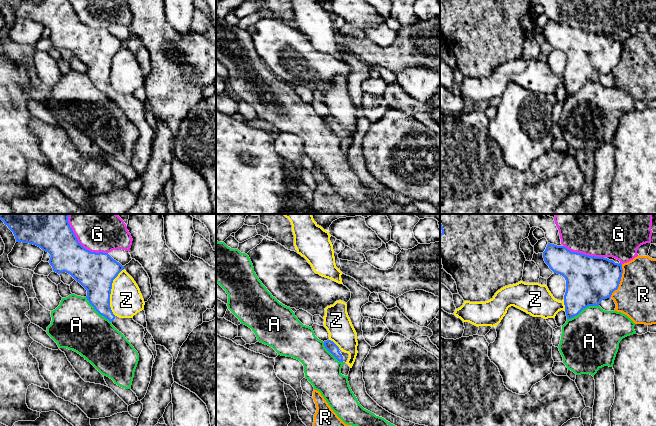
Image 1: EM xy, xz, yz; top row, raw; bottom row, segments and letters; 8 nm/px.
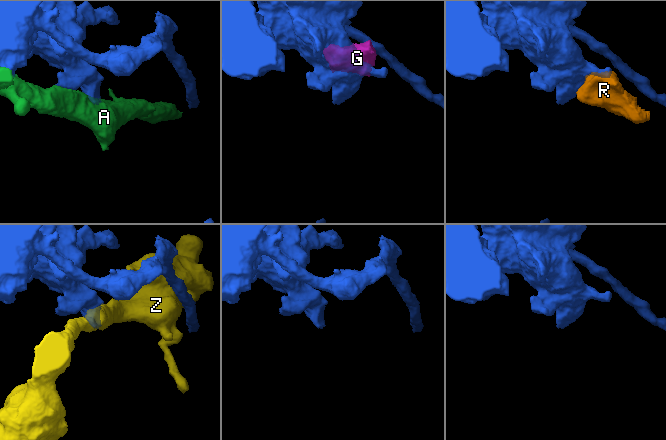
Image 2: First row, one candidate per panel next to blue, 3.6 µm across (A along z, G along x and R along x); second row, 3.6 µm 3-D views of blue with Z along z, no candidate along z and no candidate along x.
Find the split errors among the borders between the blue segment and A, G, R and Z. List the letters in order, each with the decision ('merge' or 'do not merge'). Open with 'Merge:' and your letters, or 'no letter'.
Merge: no letter
A: do not merge
G: do not merge
R: do not merge
Z: do not merge

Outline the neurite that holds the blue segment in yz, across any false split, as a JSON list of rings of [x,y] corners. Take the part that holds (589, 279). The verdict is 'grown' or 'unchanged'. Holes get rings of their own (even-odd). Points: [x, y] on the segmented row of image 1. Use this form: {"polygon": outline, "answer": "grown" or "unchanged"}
{"polygon": [[[550,243],[543,252],[543,258],[554,273],[562,275],[566,280],[564,305],[567,319],[577,316],[588,306],[599,306],[603,299],[610,298],[618,289],[623,273],[621,263],[615,263],[604,257],[572,252],[564,246]]], "answer": "unchanged"}

